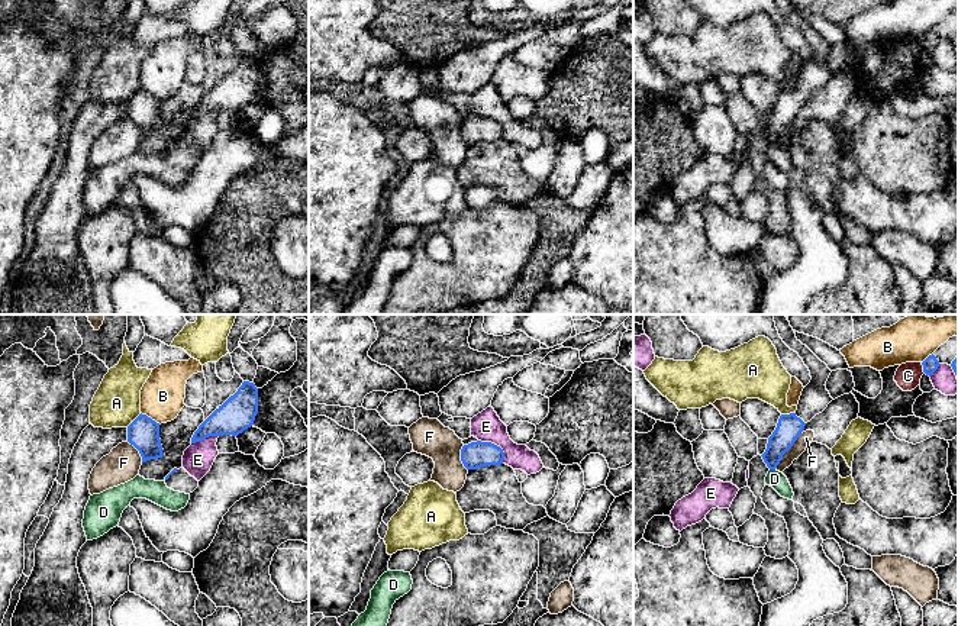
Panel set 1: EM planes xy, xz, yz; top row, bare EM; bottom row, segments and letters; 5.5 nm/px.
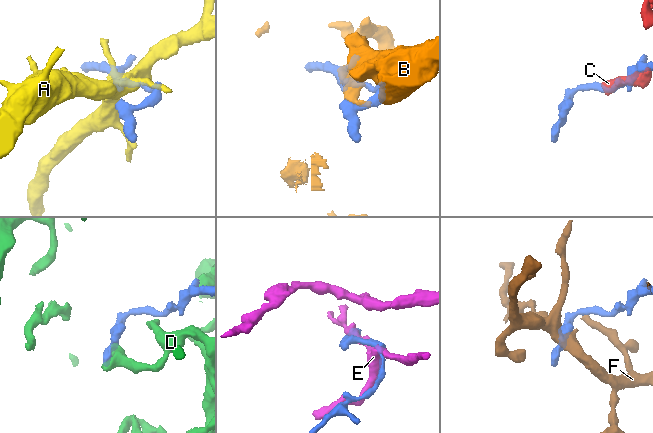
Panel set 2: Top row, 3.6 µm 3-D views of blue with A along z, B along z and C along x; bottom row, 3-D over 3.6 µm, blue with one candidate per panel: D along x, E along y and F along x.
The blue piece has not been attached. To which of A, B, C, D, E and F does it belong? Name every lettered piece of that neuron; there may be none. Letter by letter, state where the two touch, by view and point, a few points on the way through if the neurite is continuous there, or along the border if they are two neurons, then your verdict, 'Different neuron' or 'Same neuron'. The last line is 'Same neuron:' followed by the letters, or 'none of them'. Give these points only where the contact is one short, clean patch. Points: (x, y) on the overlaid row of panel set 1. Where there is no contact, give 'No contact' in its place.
A: Touches blue at xy (135, 419). Boundary: xy (141, 413), (126, 426). Different neuron
B: Touches blue at xy (150, 418). Different neuron
C: Touches blue at yz (923, 368). Different neuron
D: Touches blue at yz (773, 468). Different neuron
E: Touches blue at xz (496, 445). Different neuron
F: Touches blue at yz (787, 449). Different neuron
Same neuron: none of them

